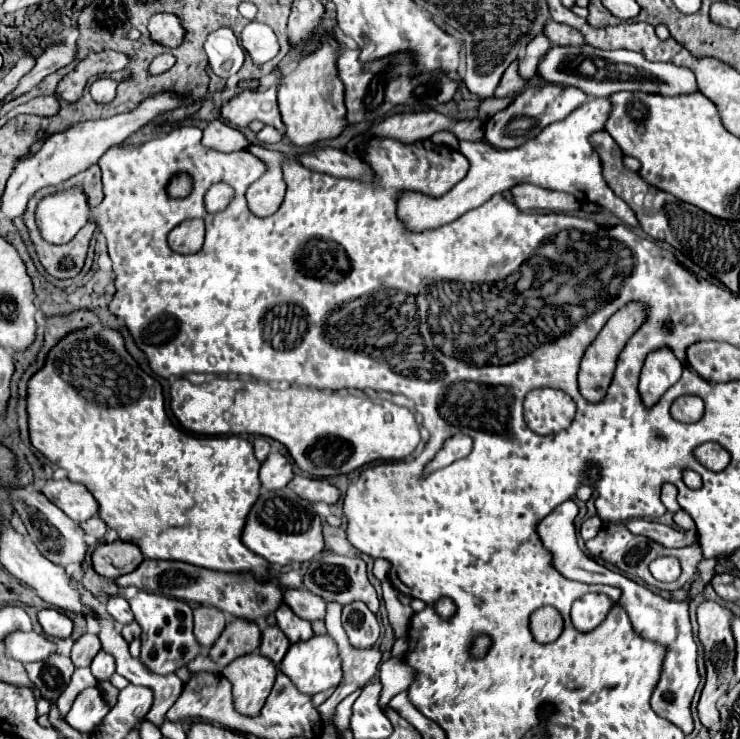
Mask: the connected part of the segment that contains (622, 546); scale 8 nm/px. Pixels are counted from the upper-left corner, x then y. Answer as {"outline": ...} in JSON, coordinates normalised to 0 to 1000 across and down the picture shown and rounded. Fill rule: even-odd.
{"outline":[[[819,708],[811,721],[792,732],[792,743],[803,751],[803,754],[814,754],[816,759],[832,765],[838,773],[843,773],[846,778],[851,781],[862,781],[868,783],[870,789],[876,789],[878,794],[886,794],[886,797],[900,797],[900,792],[889,789],[878,773],[876,773],[876,765],[889,756],[889,754],[914,754],[916,759],[946,759],[949,756],[949,743],[943,735],[938,737],[930,737],[930,740],[919,740],[919,743],[900,743],[900,740],[892,740],[889,735],[873,729],[873,727],[865,727],[865,724],[854,724],[843,708]]]}

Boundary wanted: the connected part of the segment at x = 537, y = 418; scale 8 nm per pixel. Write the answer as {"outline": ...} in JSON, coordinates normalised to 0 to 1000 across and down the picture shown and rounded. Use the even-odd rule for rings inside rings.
{"outline":[[[722,526],[708,540],[711,575],[727,589],[765,581],[778,559],[776,543],[757,526]]]}

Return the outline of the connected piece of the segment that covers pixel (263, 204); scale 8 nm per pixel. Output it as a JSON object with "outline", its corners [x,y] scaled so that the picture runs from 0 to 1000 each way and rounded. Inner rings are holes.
{"outline":[[[338,196],[335,204],[346,207],[357,221],[362,221],[359,237],[354,237],[346,248],[335,253],[335,283],[349,294],[362,294],[376,286],[378,280],[378,264],[384,264],[384,242],[378,231],[378,218],[386,212],[384,207],[362,204],[349,196]]]}

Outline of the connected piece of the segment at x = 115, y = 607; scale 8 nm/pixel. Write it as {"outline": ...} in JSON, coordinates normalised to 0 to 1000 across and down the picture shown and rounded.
{"outline":[[[149,808],[146,816],[143,816],[143,824],[146,824],[146,829],[149,829],[157,840],[162,840],[165,846],[181,840],[181,832],[178,832],[178,827],[176,827],[176,819],[173,819],[173,813],[170,813],[168,808]]]}

